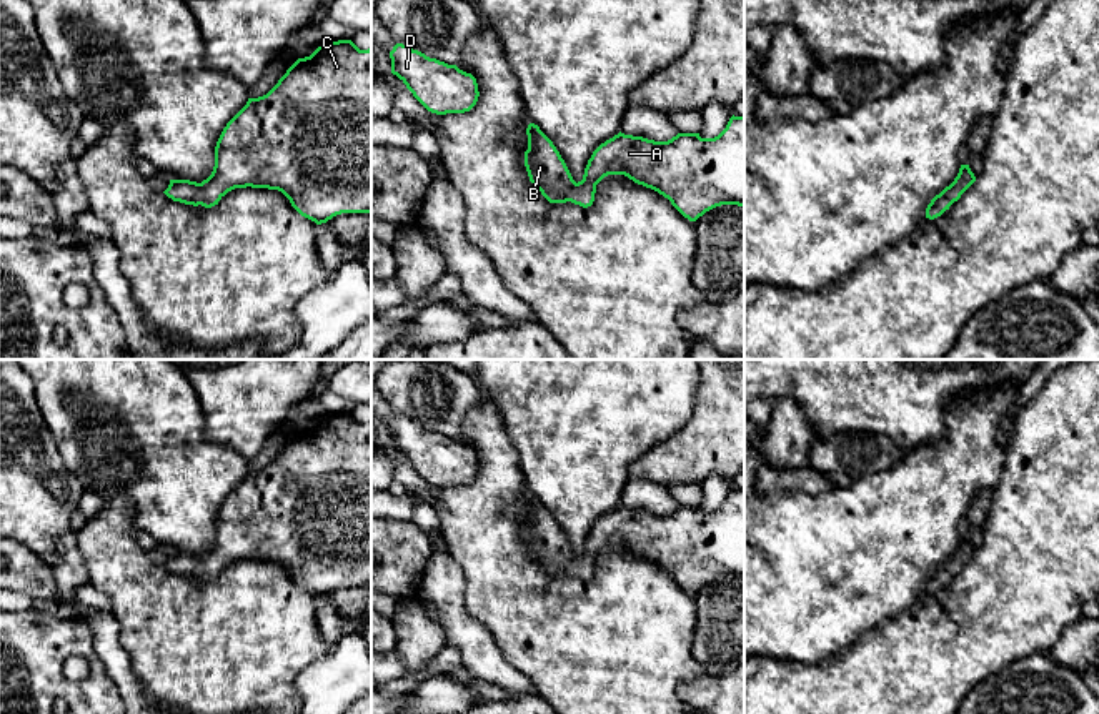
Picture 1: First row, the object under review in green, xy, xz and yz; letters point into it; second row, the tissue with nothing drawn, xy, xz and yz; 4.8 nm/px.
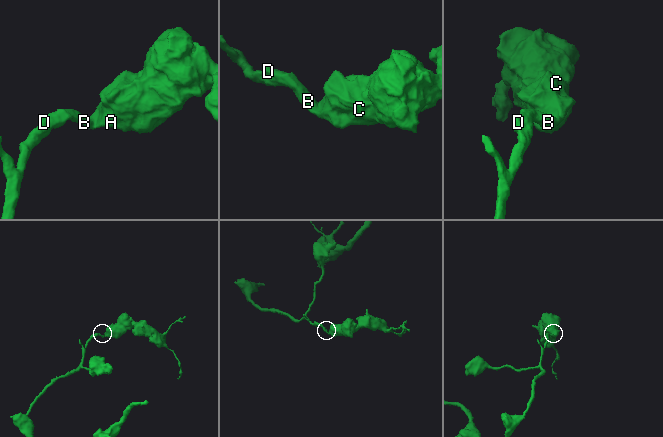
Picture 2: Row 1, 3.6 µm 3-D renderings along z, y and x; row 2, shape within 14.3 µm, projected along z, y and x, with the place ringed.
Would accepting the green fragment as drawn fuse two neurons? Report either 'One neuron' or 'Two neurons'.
One neuron

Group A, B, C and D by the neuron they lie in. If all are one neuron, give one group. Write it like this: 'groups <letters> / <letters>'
groups A B C D

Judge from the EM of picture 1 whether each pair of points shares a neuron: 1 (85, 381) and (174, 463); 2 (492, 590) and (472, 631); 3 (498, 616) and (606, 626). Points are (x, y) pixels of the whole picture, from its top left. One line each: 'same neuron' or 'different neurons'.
1: same neuron
2: different neurons
3: same neuron

